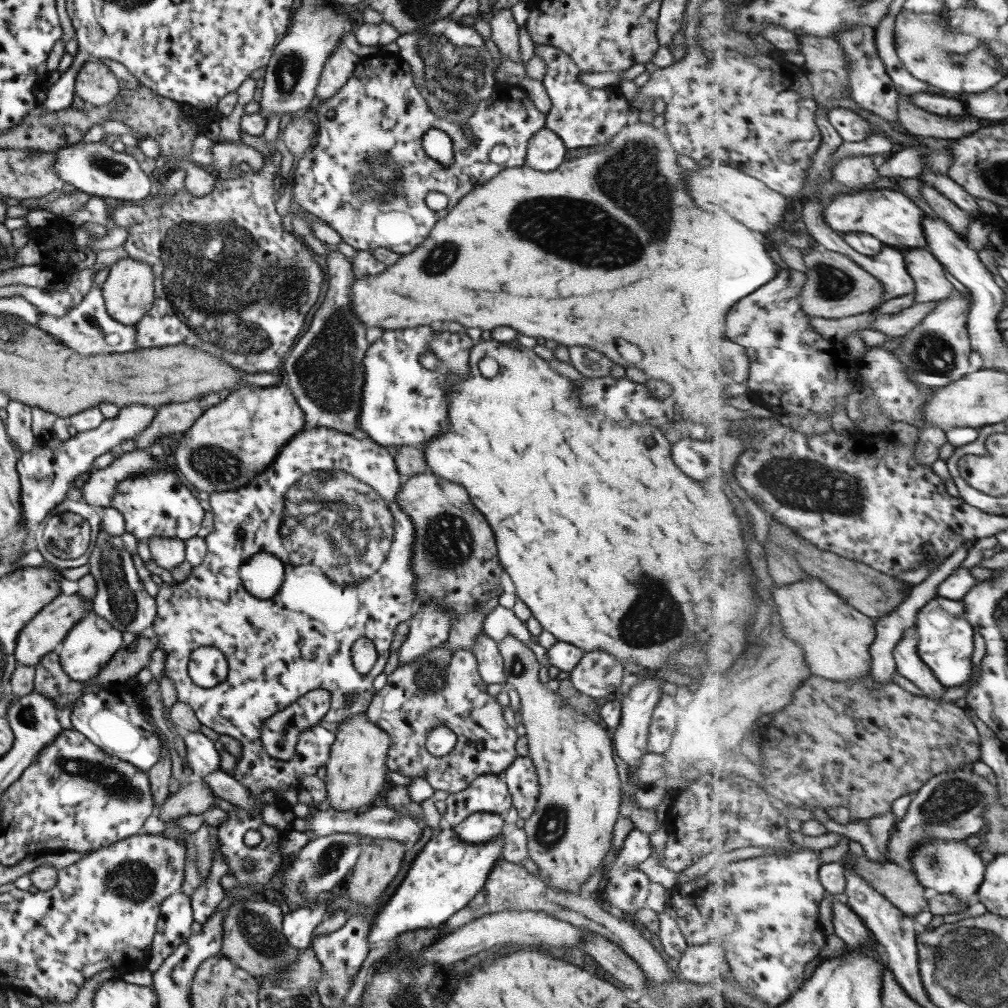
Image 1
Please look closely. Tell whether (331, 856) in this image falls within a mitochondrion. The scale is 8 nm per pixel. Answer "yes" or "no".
yes

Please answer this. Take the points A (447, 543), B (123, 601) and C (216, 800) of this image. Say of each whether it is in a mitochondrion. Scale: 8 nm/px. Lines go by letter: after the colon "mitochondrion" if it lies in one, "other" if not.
A: mitochondrion
B: mitochondrion
C: other

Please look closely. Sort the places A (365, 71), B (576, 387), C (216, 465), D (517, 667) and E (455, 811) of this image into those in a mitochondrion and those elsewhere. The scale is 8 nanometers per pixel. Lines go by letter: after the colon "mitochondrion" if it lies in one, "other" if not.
A: other
B: other
C: mitochondrion
D: mitochondrion
E: other

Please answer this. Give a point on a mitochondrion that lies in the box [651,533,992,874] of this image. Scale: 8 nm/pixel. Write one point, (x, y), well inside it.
(951, 798)

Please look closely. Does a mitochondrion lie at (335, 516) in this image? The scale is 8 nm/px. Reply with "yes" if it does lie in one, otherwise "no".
yes

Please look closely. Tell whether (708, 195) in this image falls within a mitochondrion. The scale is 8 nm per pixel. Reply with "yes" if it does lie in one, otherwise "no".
no

